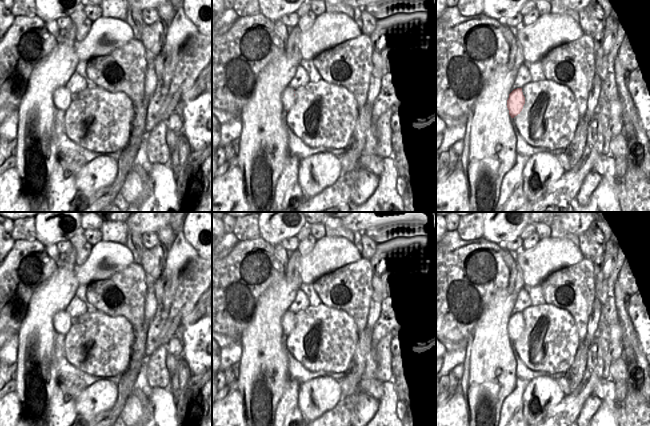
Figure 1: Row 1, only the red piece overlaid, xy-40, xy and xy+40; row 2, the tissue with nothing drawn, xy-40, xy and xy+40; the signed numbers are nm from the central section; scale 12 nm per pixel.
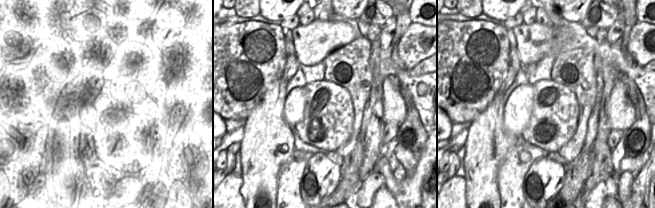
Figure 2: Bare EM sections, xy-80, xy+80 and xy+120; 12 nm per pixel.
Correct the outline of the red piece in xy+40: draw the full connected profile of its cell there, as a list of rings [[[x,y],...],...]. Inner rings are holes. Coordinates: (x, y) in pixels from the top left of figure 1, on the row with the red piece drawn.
[[[522,88],[514,89],[510,94],[507,100],[507,108],[509,110],[509,115],[511,118],[514,118],[523,109],[525,104],[525,97],[522,92]]]

